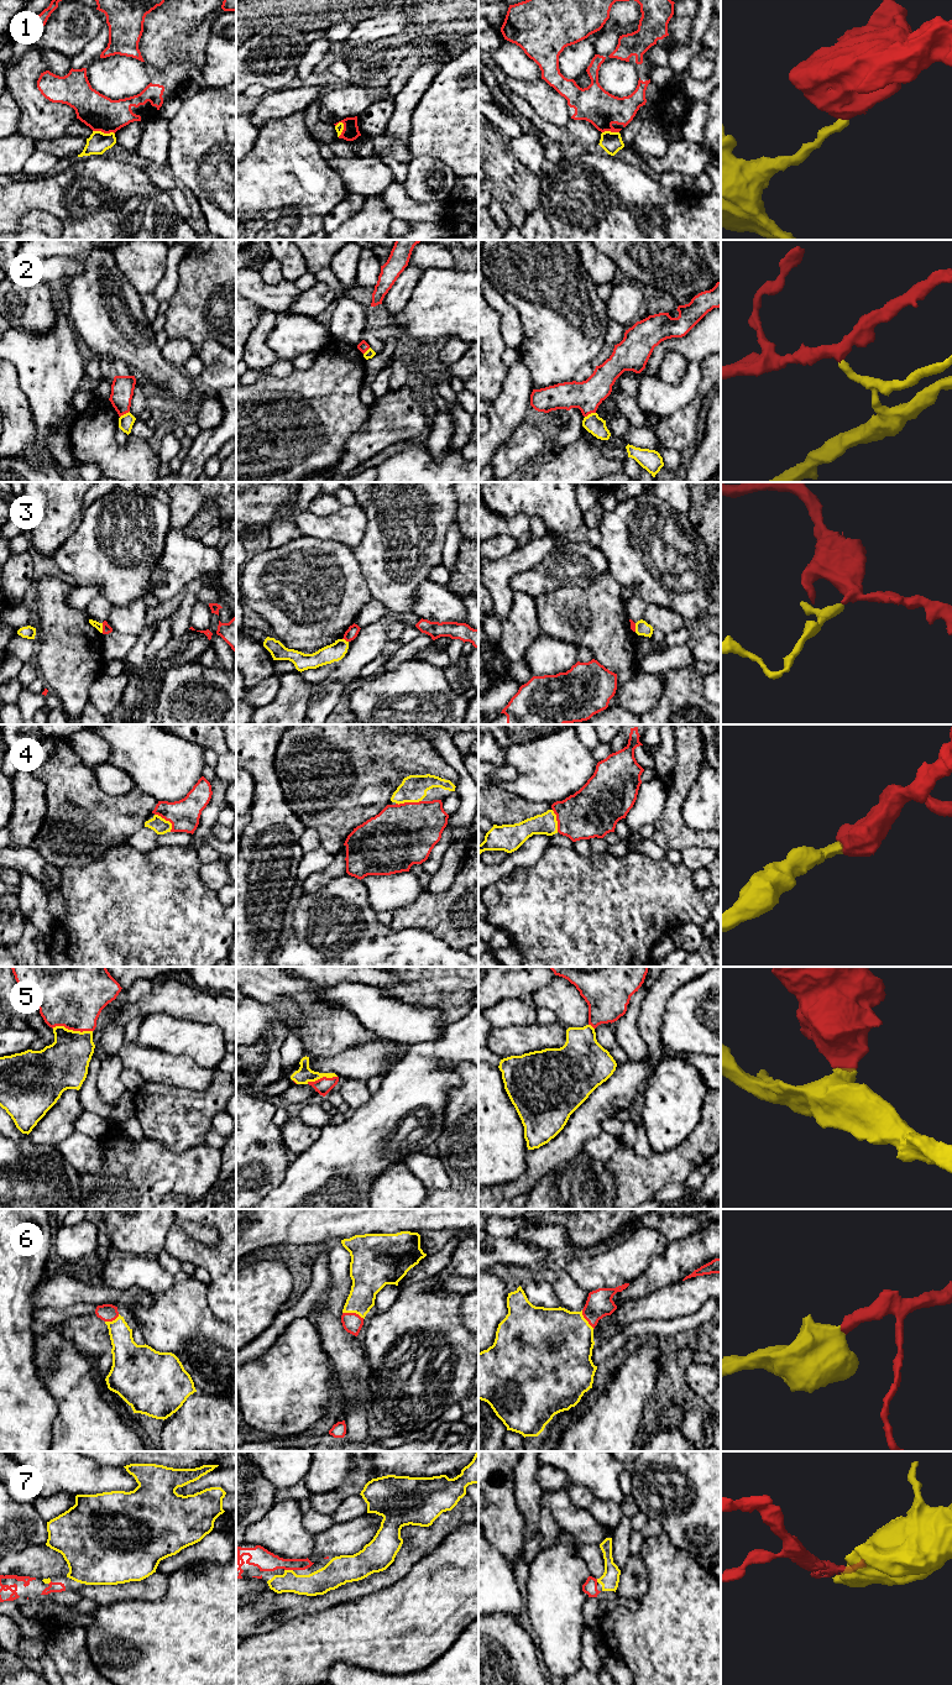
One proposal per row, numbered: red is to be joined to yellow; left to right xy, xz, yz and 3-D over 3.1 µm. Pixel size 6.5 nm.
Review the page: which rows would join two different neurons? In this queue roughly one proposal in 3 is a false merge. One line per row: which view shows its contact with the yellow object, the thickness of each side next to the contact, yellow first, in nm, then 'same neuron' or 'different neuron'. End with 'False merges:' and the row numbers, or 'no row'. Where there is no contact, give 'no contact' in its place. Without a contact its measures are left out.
1: contact in xy; calibres 140 and 220 nm; different neuron
2: contact in yz; calibres 120 and 200 nm; same neuron
3: contact in xy; calibres 50 and 60 nm; different neuron
4: contact in xz; calibres 180 and 400 nm; same neuron
5: contact in xy; calibres 320 and 460 nm; same neuron
6: contact in xz; calibres 220 and 130 nm; same neuron
7: contact in xz; calibres 160 and 140 nm; same neuron
False merges: 1, 3

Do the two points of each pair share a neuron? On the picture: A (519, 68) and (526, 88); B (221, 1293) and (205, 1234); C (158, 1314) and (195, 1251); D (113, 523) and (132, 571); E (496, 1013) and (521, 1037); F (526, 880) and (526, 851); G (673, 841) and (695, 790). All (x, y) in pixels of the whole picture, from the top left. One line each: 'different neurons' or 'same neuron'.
A: different neurons
B: different neurons
C: different neurons
D: same neuron
E: different neurons
F: different neurons
G: same neuron

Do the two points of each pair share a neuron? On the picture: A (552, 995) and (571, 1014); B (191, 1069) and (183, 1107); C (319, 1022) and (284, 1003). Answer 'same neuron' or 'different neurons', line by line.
A: same neuron
B: different neurons
C: different neurons

